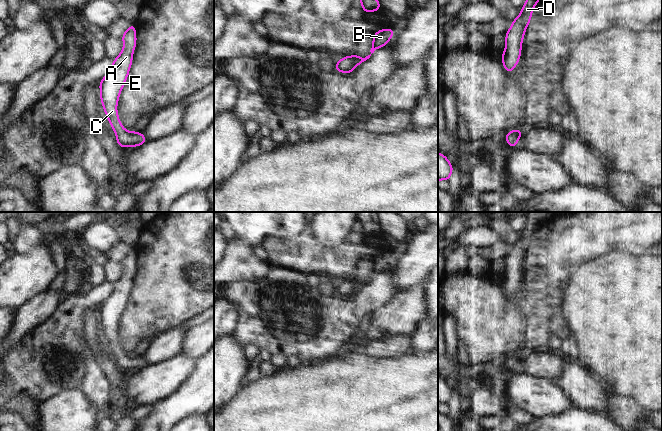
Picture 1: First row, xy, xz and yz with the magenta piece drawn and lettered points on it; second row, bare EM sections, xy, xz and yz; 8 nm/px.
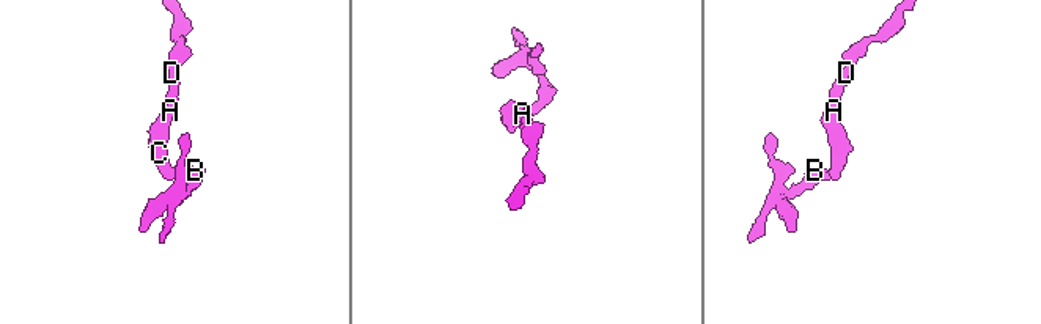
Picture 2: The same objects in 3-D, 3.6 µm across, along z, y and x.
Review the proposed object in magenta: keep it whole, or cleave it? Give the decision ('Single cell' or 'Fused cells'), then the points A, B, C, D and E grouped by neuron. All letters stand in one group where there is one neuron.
Single cell. Groups: A B C D E

